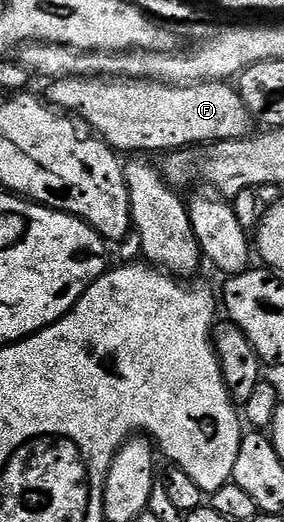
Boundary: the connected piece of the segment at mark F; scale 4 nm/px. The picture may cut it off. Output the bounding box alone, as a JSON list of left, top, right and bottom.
[47,75,254,153]

